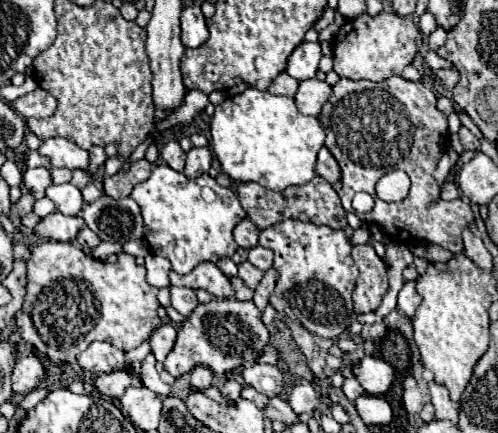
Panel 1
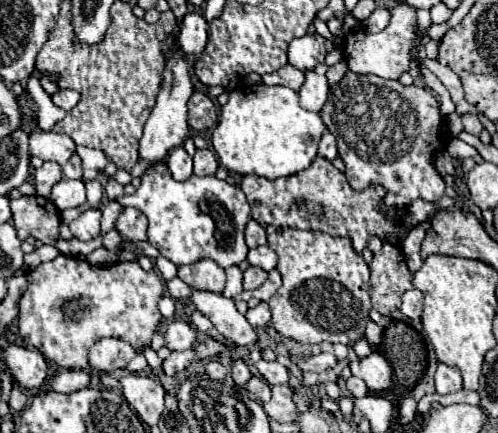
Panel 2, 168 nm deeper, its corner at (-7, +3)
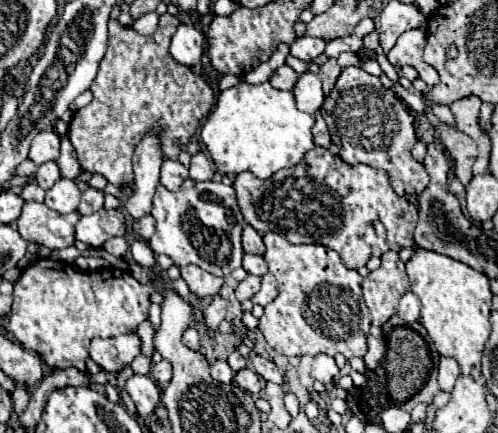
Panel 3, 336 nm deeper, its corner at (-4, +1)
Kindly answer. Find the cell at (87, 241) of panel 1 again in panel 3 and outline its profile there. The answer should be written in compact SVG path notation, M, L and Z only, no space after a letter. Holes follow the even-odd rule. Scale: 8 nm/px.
M112 237L104 243L104 249L112 255L118 255L118 257L126 257L128 255L128 239L126 237Z

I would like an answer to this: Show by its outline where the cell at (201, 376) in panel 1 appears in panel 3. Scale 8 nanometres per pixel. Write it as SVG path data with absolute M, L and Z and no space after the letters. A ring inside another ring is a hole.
M216 361L212 363L212 377L220 383L230 383L234 379L234 371L226 361Z

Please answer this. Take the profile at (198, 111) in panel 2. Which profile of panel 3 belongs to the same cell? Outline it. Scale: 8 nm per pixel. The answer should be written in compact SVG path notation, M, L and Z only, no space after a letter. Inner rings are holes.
M164 13L164 15L160 15L156 33L150 37L144 37L144 35L138 35L132 27L122 27L116 19L110 19L108 51L106 51L104 59L100 61L98 75L90 87L94 93L94 99L90 105L86 105L84 109L74 113L74 119L72 119L70 131L68 131L68 137L78 153L78 163L82 167L82 171L100 173L102 177L106 177L108 183L112 183L116 187L126 187L134 179L132 153L134 153L136 145L152 129L158 129L158 139L160 139L160 149L162 149L164 159L178 159L180 151L186 149L190 137L194 135L194 131L200 125L200 117L206 117L210 107L214 105L214 91L200 75L192 73L190 67L176 65L176 61L172 61L168 47L170 47L170 39L176 33L178 25L180 25L180 21L174 15Z

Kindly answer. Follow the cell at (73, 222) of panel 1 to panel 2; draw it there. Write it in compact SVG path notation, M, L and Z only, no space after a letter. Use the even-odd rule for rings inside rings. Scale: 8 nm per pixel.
M87 209L75 221L69 223L69 229L71 229L73 237L77 237L81 241L89 241L89 239L95 239L101 235L99 219L101 219L99 209Z

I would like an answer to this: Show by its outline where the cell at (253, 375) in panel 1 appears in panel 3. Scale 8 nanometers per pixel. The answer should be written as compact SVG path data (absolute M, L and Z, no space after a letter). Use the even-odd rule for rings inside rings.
M256 355L256 357L252 359L252 365L254 365L256 373L258 373L260 377L264 377L266 381L272 381L272 383L278 383L278 385L284 383L284 373L282 373L282 371L276 367L276 363L272 363L270 359L264 359L264 357Z

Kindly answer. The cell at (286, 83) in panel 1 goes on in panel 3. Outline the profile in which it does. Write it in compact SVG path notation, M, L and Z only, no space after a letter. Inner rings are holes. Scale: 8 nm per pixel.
M282 65L274 71L274 75L270 77L270 85L276 87L276 89L292 89L298 81L298 73L288 67L288 65Z

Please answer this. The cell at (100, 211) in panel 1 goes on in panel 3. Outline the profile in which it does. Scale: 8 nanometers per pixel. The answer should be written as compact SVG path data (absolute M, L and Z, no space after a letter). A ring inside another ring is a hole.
M152 215L142 217L140 221L132 221L130 231L132 231L136 237L144 237L144 241L146 241L146 239L150 239L152 233L156 231L156 221L154 221Z

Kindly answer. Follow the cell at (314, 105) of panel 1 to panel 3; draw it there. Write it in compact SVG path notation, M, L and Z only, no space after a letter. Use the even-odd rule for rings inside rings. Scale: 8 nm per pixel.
M304 73L298 77L294 89L292 89L294 97L296 97L296 105L300 111L314 115L324 101L324 93L322 93L322 83L320 77L314 73Z

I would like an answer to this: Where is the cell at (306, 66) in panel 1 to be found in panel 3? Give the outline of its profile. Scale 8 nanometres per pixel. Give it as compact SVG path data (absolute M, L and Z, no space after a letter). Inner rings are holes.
M298 37L294 43L292 43L292 47L290 47L290 55L292 57L298 57L298 59L302 59L302 61L312 61L312 59L316 59L320 53L324 53L324 47L326 47L326 43L324 41L320 41L320 39L316 39L316 37Z

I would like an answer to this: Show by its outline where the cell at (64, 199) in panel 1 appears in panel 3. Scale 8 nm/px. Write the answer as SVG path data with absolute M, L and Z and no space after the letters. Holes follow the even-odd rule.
M60 179L60 181L56 181L56 185L54 185L52 189L46 191L44 203L46 203L50 209L54 209L54 211L58 211L58 213L62 213L62 215L68 215L68 213L72 213L72 211L78 209L80 189L76 187L74 181L70 181L70 179Z

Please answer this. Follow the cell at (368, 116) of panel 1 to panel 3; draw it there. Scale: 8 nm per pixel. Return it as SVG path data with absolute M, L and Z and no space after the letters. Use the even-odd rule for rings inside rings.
M360 67L342 69L320 111L324 113L332 141L340 147L338 155L346 163L366 163L376 169L386 169L398 195L418 195L426 189L428 173L424 165L414 161L410 155L412 147L418 143L412 115L408 113L408 107L402 101L396 101L392 91L378 81L378 77L362 71Z

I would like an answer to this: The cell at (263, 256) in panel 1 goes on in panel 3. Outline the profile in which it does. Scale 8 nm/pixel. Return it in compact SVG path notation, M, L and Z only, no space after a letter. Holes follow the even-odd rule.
M246 253L242 267L244 267L248 273L258 275L258 277L262 277L264 273L268 273L268 265L266 265L264 257L260 257L260 255L248 255L248 253Z

